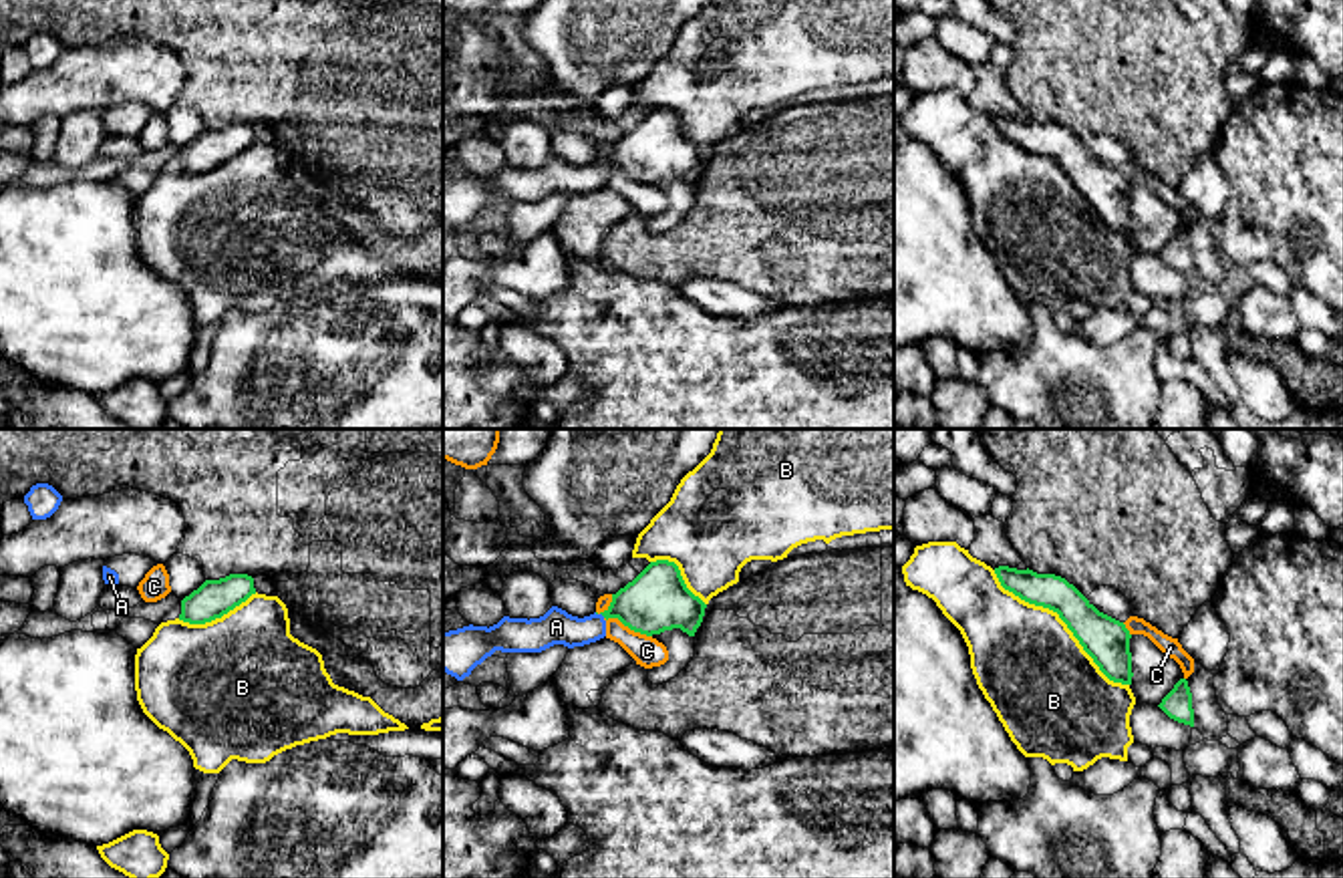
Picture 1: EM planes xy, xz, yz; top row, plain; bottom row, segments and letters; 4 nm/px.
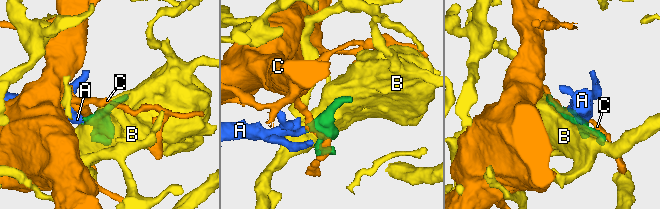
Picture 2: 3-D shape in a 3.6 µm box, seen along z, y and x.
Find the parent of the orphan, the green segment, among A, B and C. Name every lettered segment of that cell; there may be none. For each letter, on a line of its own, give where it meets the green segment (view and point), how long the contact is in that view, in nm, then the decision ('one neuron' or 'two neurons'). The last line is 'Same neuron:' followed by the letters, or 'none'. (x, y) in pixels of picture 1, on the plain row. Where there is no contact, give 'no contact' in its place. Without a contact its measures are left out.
A: xz (603, 164) | 30 nm | one neuron
B: yz (1062, 168) | 700 nm | two neurons
C: xz (629, 176) | 200 nm | two neurons
Same neuron: A

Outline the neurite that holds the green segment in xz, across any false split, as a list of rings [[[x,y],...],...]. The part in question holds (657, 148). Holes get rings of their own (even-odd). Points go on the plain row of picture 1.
[[[650,111],[632,131],[612,143],[610,155],[600,161],[606,169],[618,167],[634,181],[652,185],[681,177],[695,185],[707,153],[695,145],[675,111]]]

